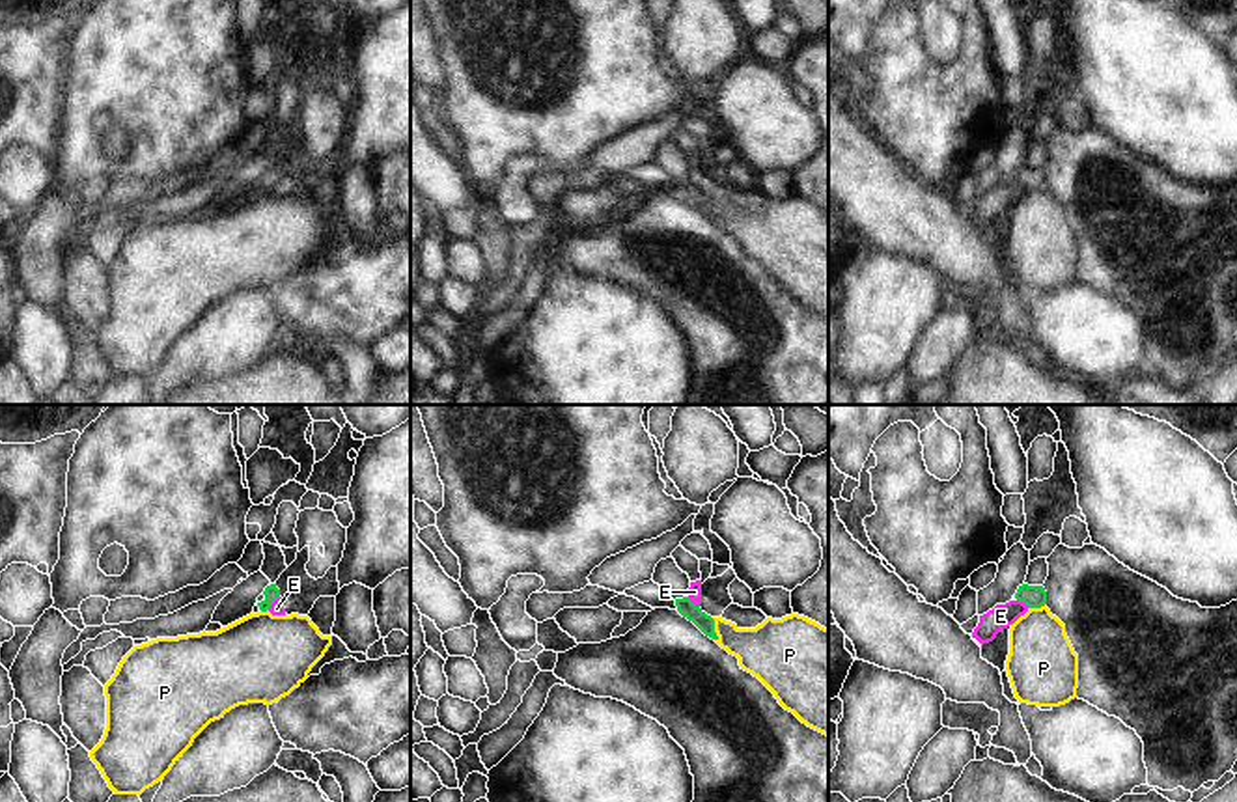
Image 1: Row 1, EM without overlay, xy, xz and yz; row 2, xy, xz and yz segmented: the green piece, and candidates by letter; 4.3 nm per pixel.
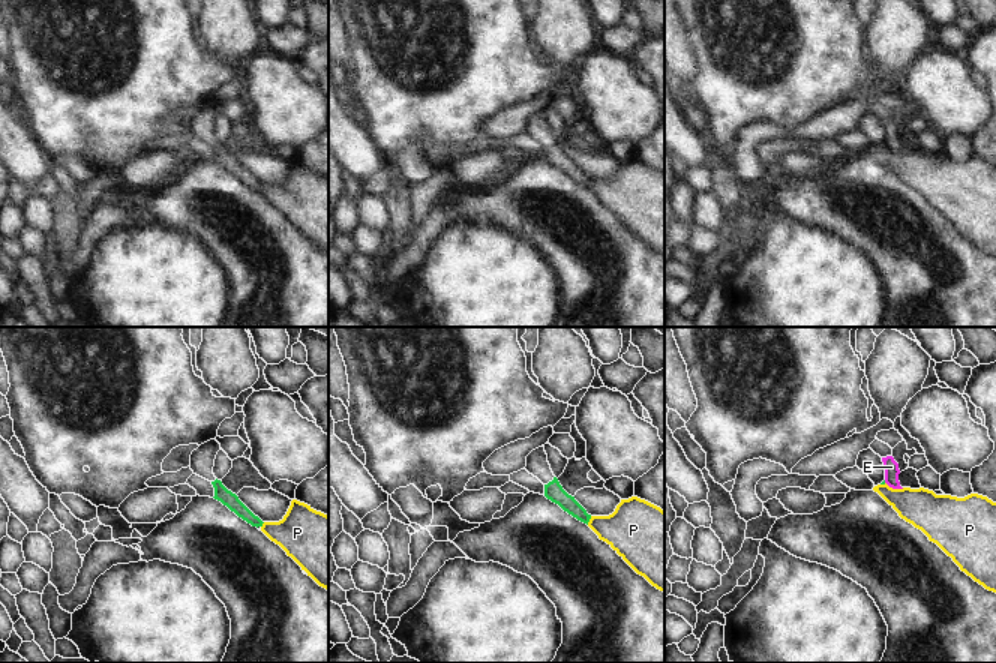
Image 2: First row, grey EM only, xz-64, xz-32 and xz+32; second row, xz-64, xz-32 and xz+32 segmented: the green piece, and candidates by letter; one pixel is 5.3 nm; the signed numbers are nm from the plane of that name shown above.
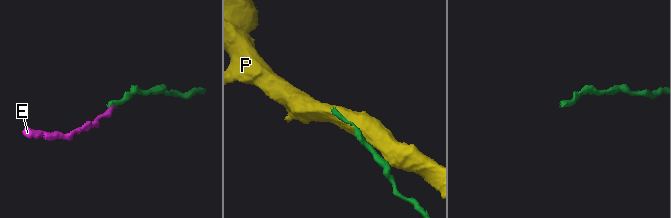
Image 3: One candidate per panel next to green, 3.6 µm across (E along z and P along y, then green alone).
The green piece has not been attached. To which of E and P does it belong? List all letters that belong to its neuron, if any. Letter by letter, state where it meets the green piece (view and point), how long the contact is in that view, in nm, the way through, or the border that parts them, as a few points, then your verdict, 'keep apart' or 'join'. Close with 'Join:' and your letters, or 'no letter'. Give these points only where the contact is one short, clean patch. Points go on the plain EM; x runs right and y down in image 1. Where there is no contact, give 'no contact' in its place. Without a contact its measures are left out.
E: meets green in xy at (273, 183); contact 80 nm long; border along xy (280, 179), (267, 191); keep apart
P: meets green in xz at (713, 211); contact 110 nm long; border along xz (711, 200), (717, 222); keep apart
Join: no letter

